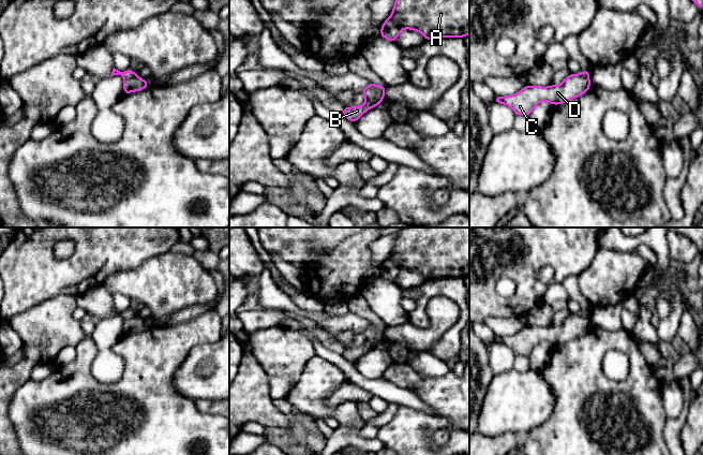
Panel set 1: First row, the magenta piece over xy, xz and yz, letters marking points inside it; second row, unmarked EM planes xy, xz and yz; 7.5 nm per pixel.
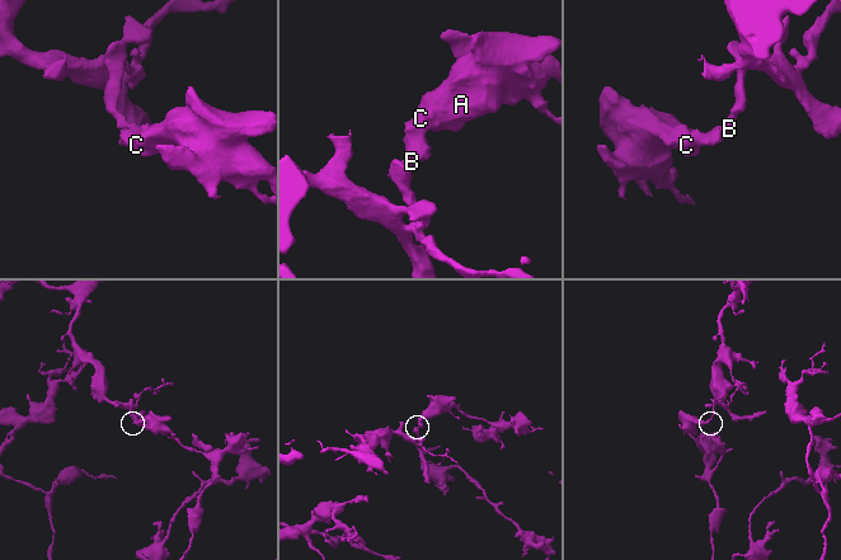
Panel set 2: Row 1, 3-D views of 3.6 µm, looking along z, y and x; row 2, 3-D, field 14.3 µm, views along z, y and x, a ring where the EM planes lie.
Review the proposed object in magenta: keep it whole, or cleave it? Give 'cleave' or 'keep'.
cleave

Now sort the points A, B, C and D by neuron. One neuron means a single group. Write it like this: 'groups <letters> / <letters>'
groups A C D / B

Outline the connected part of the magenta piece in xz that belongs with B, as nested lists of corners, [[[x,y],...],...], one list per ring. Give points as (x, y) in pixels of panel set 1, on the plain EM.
[[[365,342],[361,347],[349,347],[342,349],[341,352],[349,362],[354,364],[370,349],[372,349],[372,346],[369,342]]]

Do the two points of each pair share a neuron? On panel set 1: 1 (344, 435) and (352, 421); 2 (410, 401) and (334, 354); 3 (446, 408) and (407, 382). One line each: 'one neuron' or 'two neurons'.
1: two neurons
2: one neuron
3: one neuron

